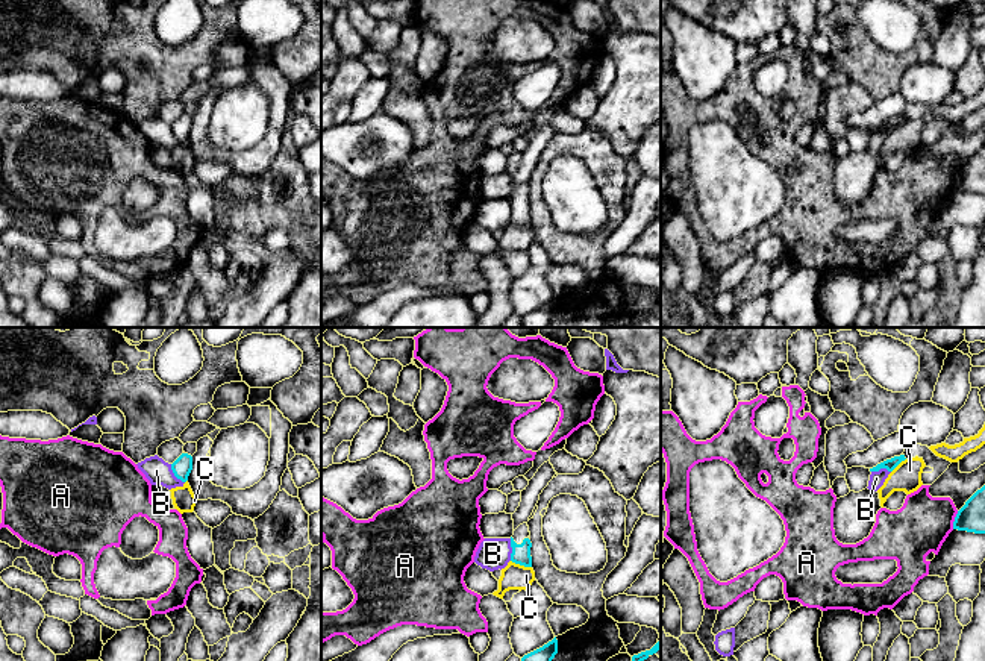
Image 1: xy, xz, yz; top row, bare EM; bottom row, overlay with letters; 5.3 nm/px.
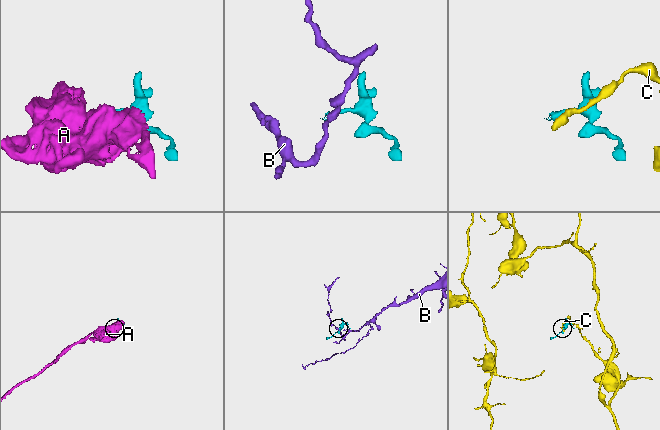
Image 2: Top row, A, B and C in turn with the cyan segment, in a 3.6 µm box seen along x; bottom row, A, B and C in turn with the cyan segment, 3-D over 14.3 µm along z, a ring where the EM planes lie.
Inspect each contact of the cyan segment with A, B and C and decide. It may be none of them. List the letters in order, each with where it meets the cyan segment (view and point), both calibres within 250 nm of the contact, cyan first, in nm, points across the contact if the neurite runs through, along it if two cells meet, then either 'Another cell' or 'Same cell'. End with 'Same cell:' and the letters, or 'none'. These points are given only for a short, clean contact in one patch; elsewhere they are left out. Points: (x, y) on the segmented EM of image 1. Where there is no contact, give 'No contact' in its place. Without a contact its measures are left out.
A: Touches cyan at yz (955, 520). Thickness 150 nm (cyan) against 300 nm. Boundary: yz (958, 511), (952, 528). Another cell
B: Touches cyan at xz (512, 549). Thickness 100 nm (cyan) against 170 nm. Boundary: xz (509, 538), (511, 560). Another cell
C: Touches cyan at xz (522, 564). Thickness 100 nm (cyan) against 140 nm. Another cell
Same cell: none

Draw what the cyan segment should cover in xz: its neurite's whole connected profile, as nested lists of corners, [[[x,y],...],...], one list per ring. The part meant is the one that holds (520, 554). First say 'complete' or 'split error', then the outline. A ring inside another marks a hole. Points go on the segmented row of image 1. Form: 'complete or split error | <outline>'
split error | [[[523,523],[514,531],[514,535],[511,537],[511,561],[524,567],[532,567],[532,543],[529,540],[529,535],[529,526],[527,523]]]

